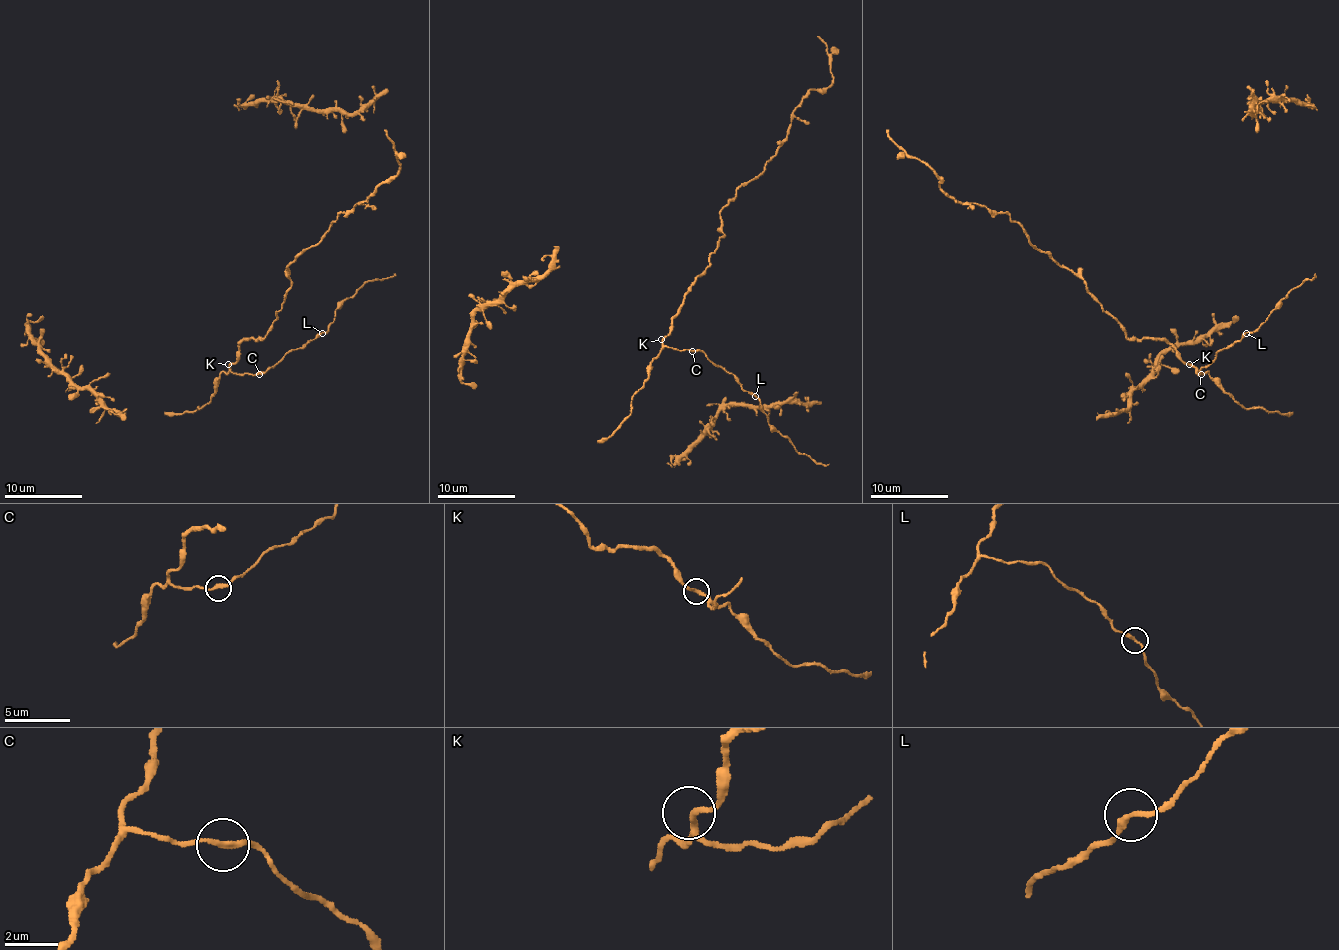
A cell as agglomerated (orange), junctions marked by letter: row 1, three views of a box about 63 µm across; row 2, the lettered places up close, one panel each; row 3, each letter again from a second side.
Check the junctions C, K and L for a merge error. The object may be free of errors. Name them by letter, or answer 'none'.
none

